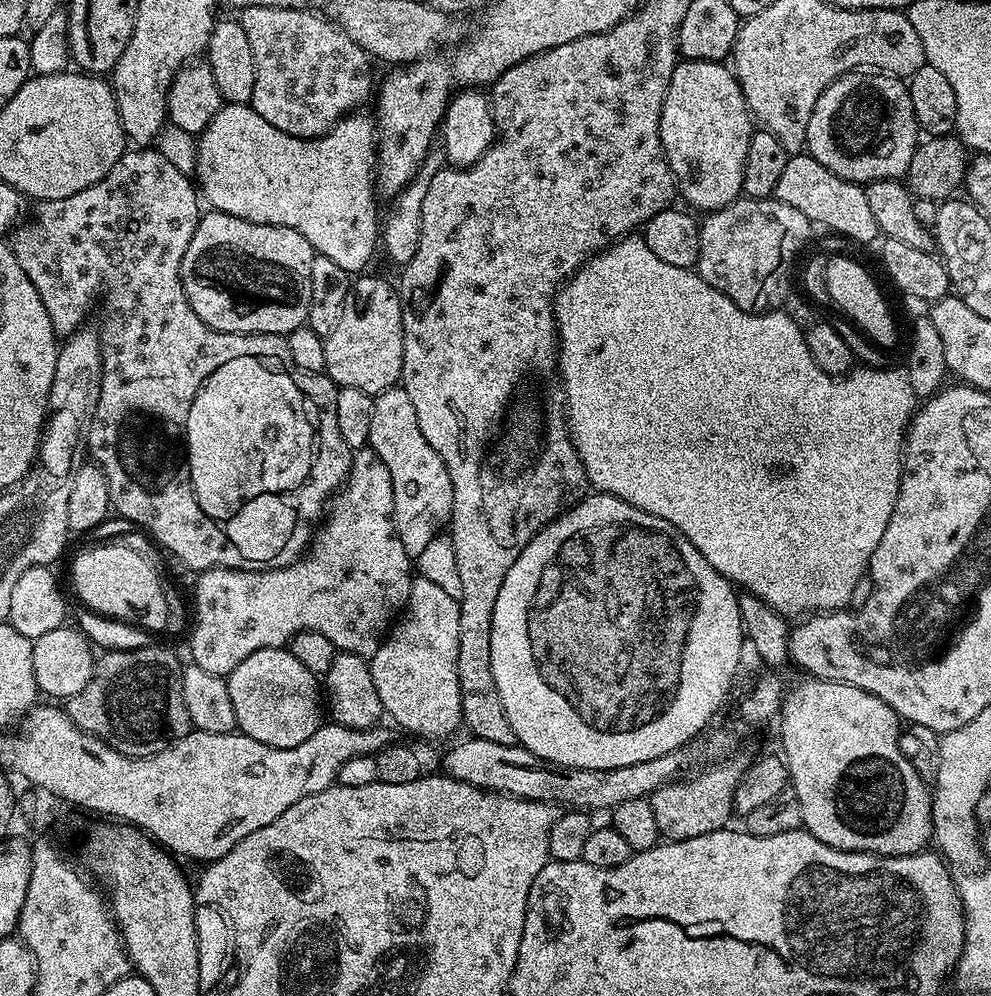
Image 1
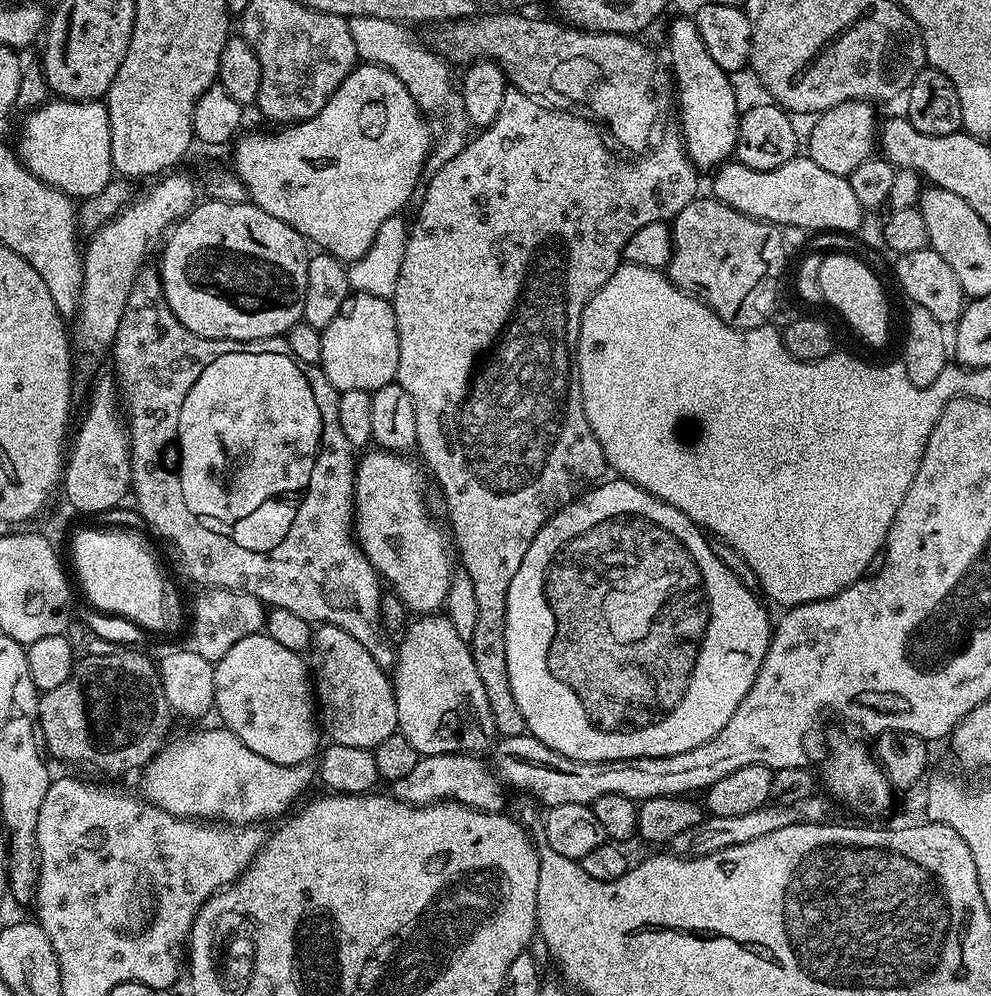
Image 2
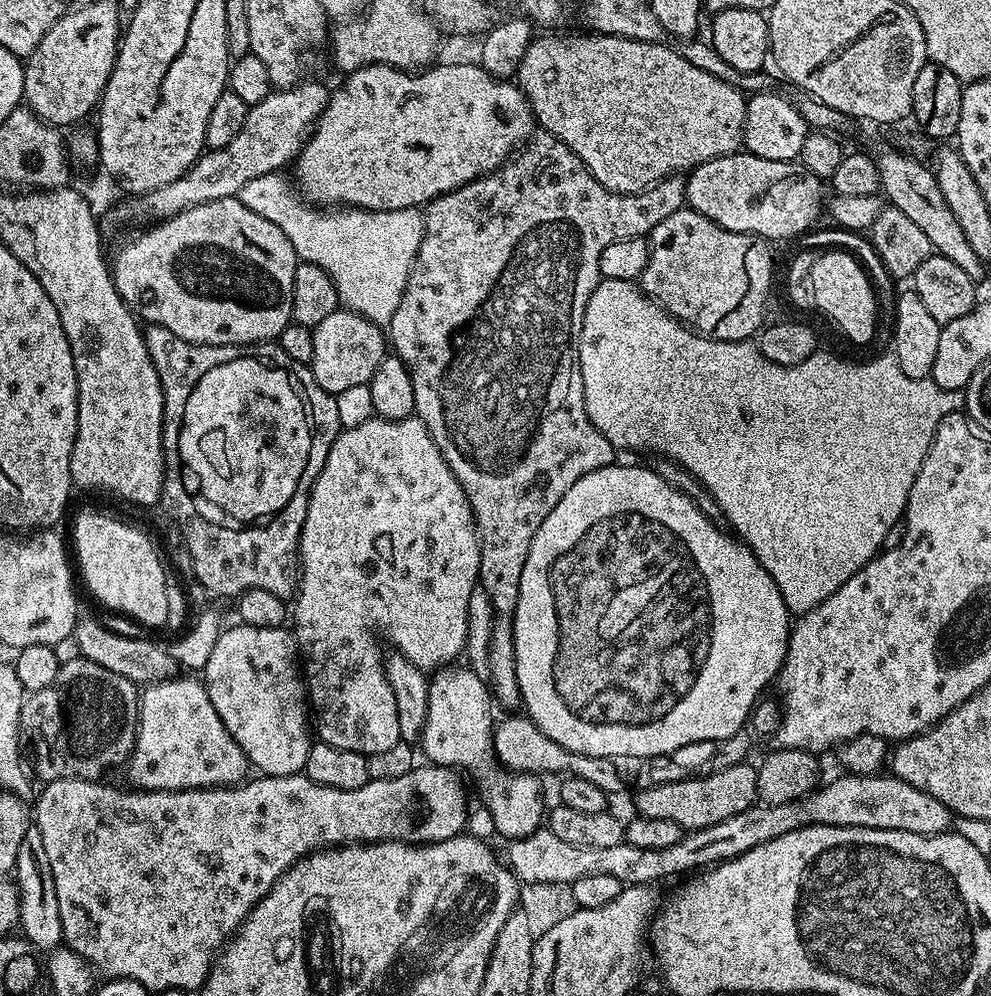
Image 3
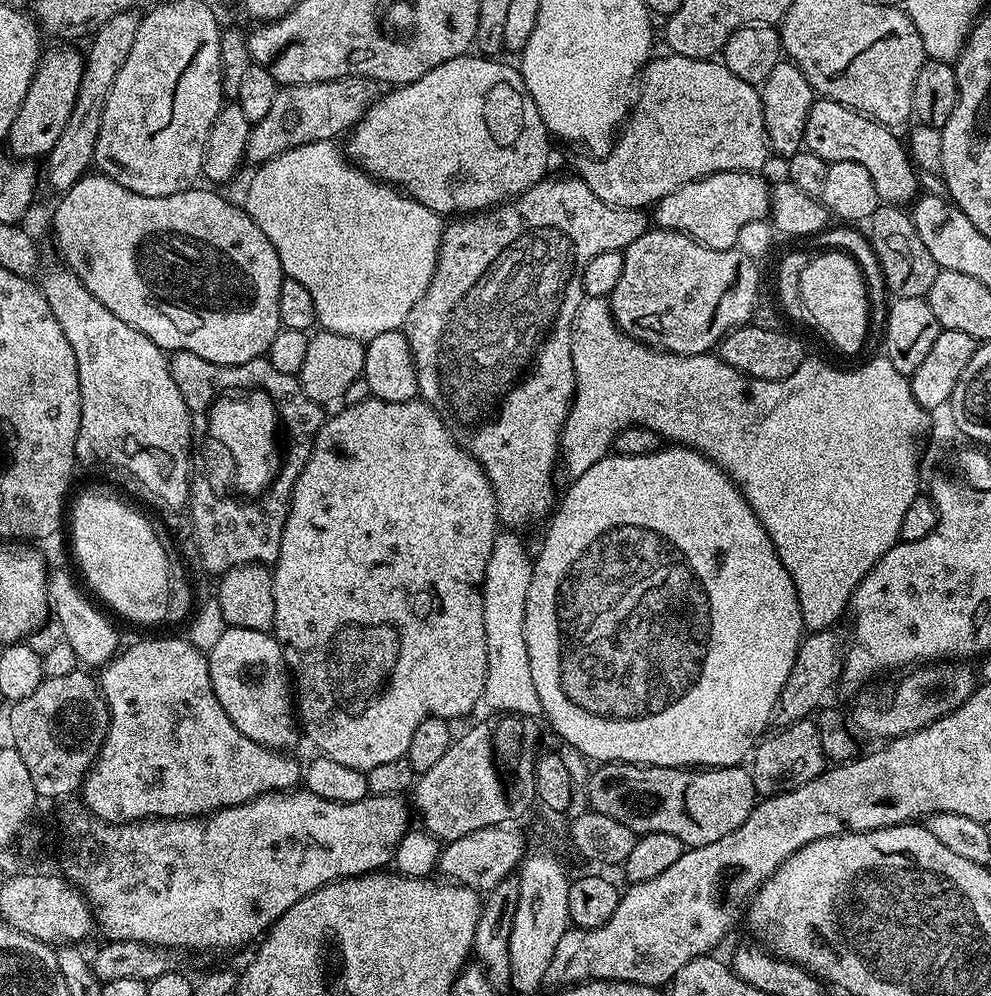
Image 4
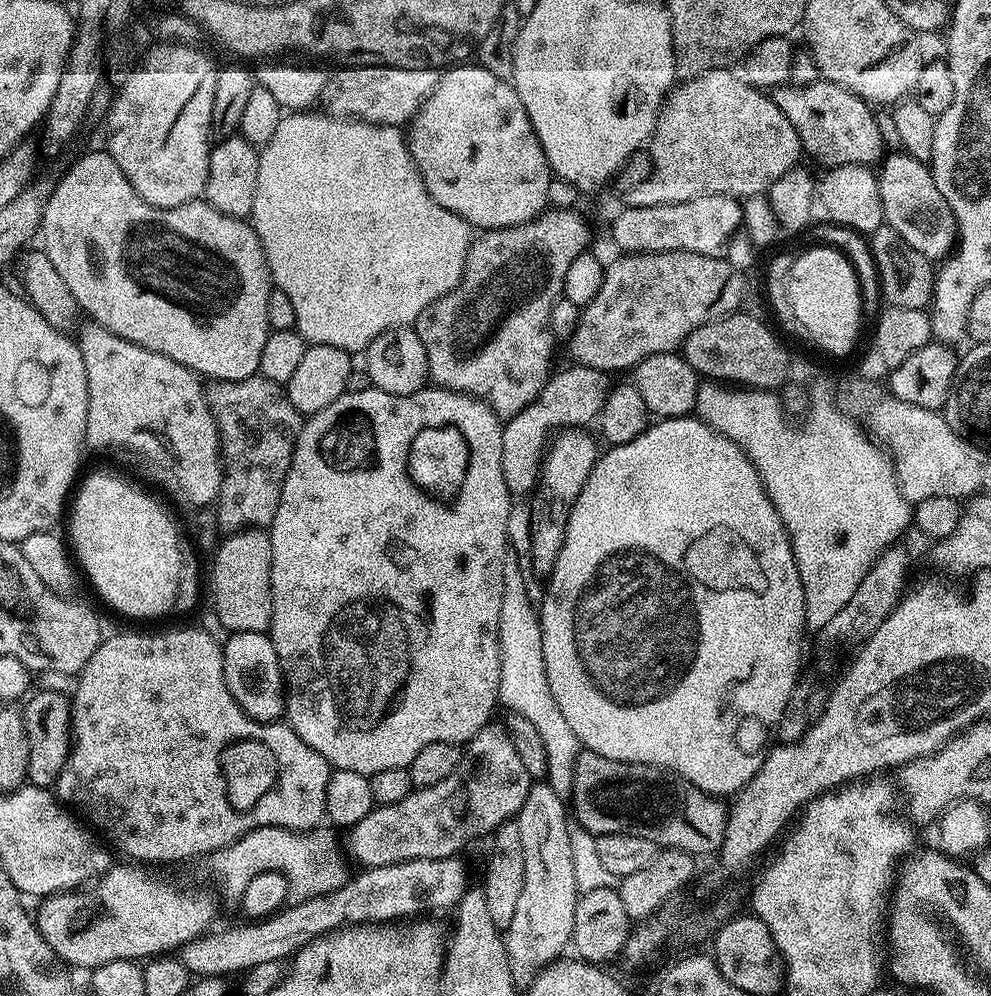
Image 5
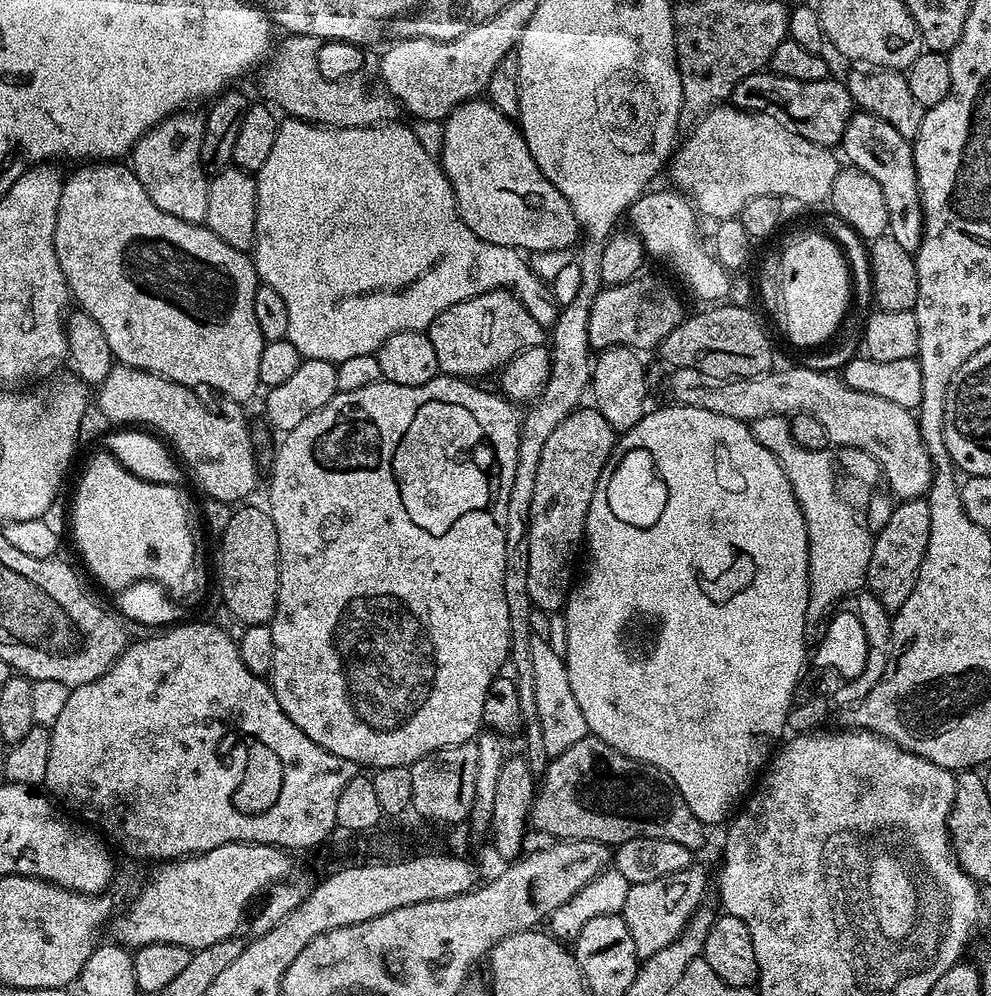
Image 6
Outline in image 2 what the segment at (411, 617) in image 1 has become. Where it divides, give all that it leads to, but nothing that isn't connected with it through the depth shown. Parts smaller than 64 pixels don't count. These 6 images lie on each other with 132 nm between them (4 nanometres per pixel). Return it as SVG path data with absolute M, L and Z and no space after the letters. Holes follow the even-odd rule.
M432 615L436 616L424 616L421 618L421 620L414 621L412 625L409 623L407 627L403 629L403 632L405 632L404 637L402 637L400 640L400 644L398 640L398 647L396 648L396 662L390 672L392 693L396 699L396 726L398 732L405 736L406 741L410 742L411 746L413 746L414 750L418 752L420 756L433 756L434 754L454 754L455 752L462 752L465 754L487 753L489 749L493 747L494 737L496 736L496 727L494 726L492 715L488 709L486 694L482 690L482 678L478 678L478 670L474 667L474 658L472 657L472 652L468 648L467 640L462 638L462 634L458 634L458 630L454 630L454 622L450 622L447 615Z

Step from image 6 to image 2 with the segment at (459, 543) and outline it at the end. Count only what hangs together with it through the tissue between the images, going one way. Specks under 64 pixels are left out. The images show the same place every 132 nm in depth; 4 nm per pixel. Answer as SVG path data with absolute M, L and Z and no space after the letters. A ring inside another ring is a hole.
M368 450L359 457L354 468L354 536L365 558L385 581L392 583L391 591L405 606L433 604L440 610L447 605L448 591L454 571L454 548L449 537L436 520L428 517L424 505L424 480L420 472L408 461L407 455L387 450ZM321 624L313 631L310 676L314 681L318 720L323 735L331 743L374 749L398 732L396 699L389 673L378 667L366 646L346 634L346 630L333 624Z

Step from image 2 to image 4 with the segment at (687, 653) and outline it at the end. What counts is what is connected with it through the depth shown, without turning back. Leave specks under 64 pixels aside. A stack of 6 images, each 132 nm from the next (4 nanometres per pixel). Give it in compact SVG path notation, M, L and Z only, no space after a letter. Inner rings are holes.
M657 447L644 457L609 454L586 474L575 477L568 493L561 500L559 497L547 521L544 545L534 556L530 594L526 594L530 678L534 682L534 690L538 690L543 719L548 719L549 726L561 736L564 744L577 748L589 761L619 761L654 768L734 768L769 731L770 721L780 702L782 686L786 686L790 666L794 666L794 658L806 632L802 610L798 606L794 582L786 566L782 566L774 550L774 542L770 542L762 522L758 522L754 510L744 501L731 476L695 448L664 447L668 448Z

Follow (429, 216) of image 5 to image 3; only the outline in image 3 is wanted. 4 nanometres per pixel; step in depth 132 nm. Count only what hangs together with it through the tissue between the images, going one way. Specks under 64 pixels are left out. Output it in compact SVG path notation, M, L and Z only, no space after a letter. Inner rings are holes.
M271 172L270 174L262 174L262 178L254 178L251 182L246 182L246 186L242 186L238 199L242 202L242 206L246 206L246 210L254 210L254 214L262 214L262 218L267 218L269 222L274 222L274 226L278 226L278 230L282 230L282 234L286 234L286 238L290 240L290 246L296 251L297 261L305 264L317 264L330 276L338 294L340 295L341 305L349 312L357 312L358 315L366 317L370 322L386 326L394 318L394 310L398 310L398 302L404 293L404 287L408 281L408 275L412 269L412 263L418 252L418 246L424 237L424 213L420 208L403 208L402 210L378 210L377 212L365 212L362 208L350 208L347 206L336 206L331 210L310 210L307 203L302 202L299 195L294 194L288 188L284 188L283 175L280 172Z

